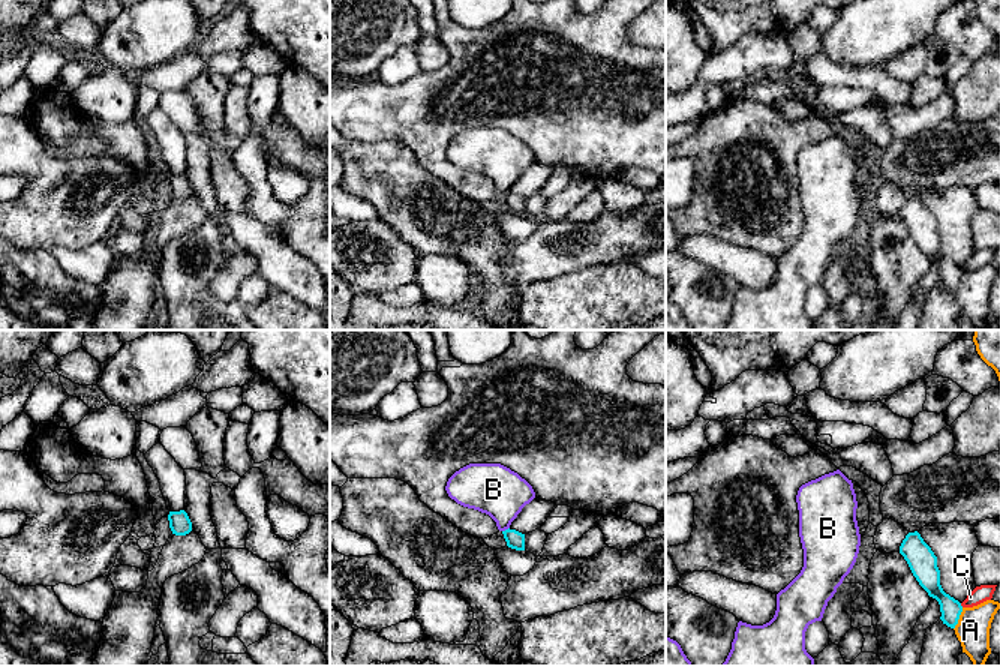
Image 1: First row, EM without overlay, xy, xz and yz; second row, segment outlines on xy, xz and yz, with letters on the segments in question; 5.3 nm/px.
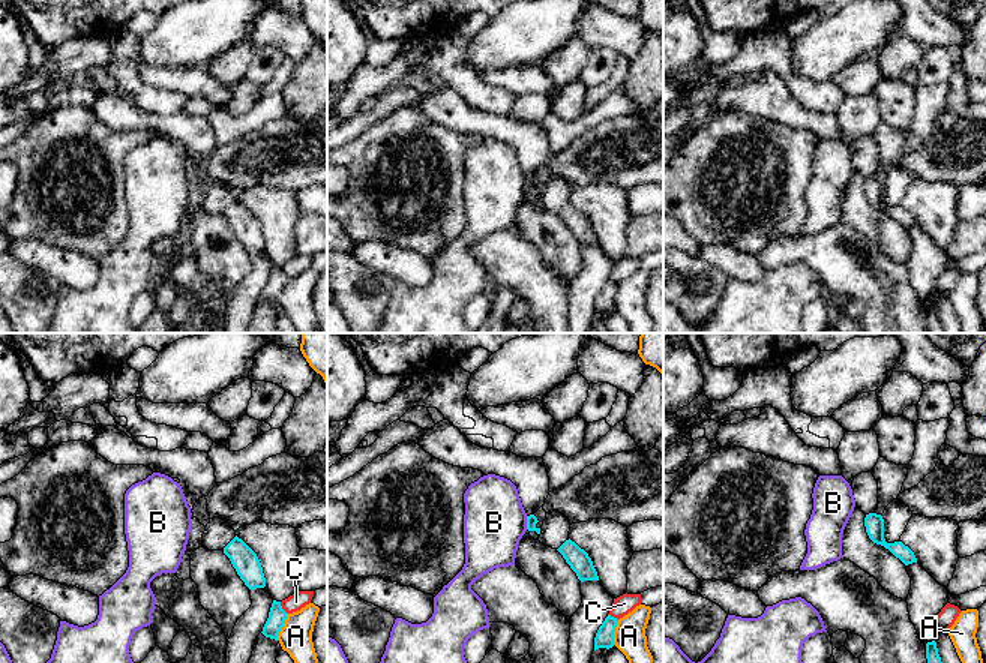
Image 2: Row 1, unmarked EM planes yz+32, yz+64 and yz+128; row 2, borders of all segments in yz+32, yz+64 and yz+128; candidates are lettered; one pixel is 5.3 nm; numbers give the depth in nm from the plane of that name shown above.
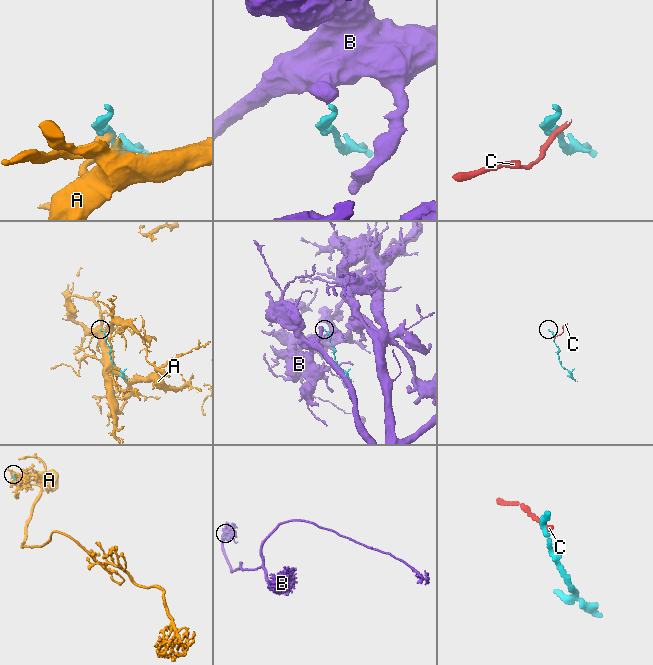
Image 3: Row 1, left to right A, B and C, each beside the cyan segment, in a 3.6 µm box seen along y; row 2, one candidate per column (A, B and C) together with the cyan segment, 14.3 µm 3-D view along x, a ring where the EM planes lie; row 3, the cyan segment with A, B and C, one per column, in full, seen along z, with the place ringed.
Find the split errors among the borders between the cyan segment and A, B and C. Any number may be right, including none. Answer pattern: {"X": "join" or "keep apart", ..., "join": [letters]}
{"A": "keep apart", "B": "keep apart", "C": "keep apart", "join": []}

